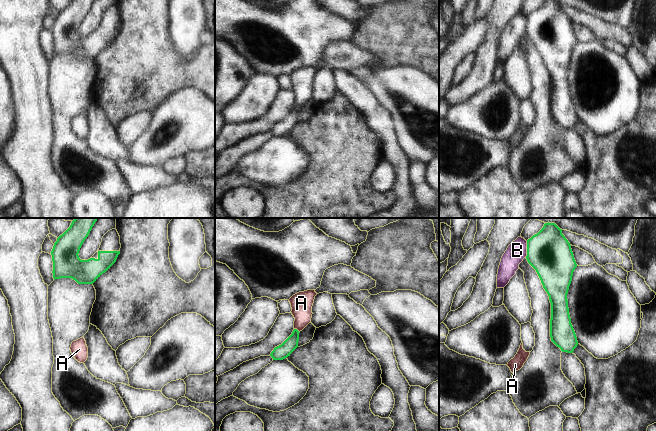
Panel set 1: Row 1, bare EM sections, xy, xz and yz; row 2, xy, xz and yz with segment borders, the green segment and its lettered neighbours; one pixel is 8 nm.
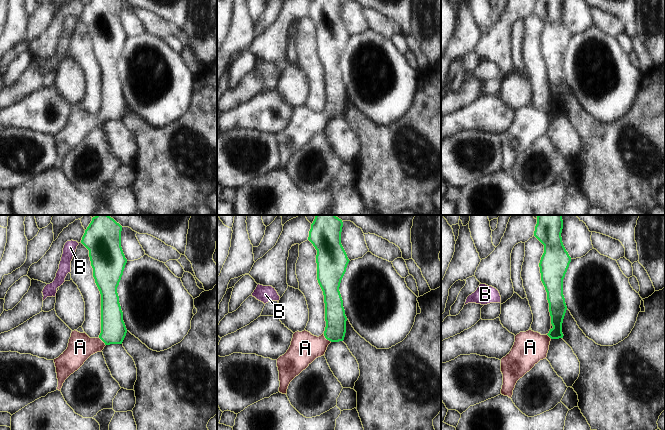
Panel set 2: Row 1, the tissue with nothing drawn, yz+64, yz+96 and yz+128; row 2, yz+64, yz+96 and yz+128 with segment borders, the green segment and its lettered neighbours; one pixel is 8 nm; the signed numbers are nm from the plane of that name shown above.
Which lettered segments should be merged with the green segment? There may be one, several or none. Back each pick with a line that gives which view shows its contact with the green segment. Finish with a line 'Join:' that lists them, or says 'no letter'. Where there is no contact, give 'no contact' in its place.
A: meets green in xz
Join: A

